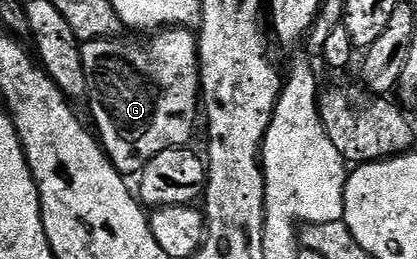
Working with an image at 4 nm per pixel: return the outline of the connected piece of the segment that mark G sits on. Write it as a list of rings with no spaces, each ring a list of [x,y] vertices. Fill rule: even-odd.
[[[168,26],[156,31],[155,36],[148,44],[134,44],[124,38],[108,38],[106,40],[89,40],[82,45],[83,65],[85,66],[85,78],[87,79],[87,100],[91,104],[91,116],[95,119],[94,131],[99,137],[99,143],[103,145],[103,151],[111,160],[111,164],[122,172],[124,177],[131,178],[142,173],[143,167],[153,159],[161,150],[170,148],[182,148],[190,145],[191,135],[195,132],[195,119],[201,116],[201,89],[199,87],[199,41],[196,33],[187,26]]]

